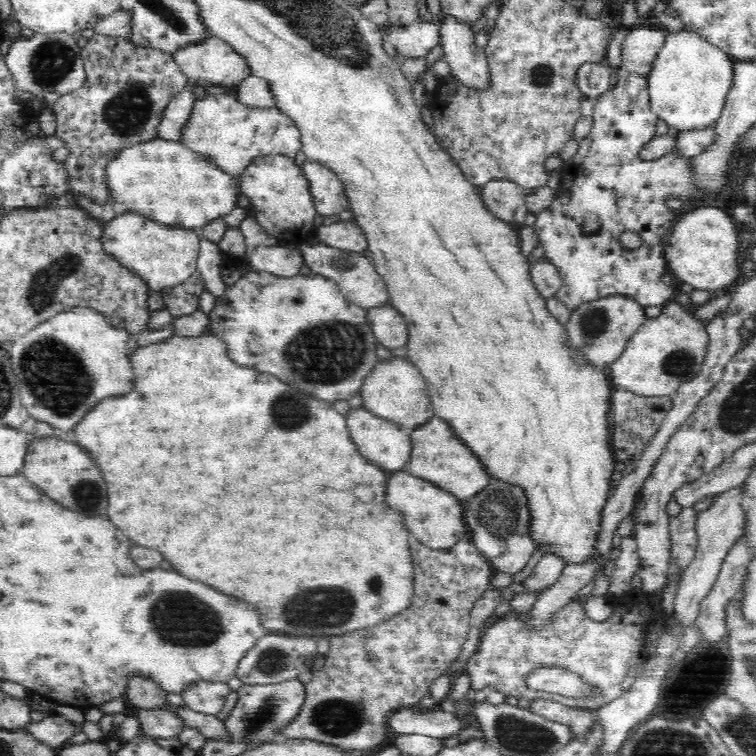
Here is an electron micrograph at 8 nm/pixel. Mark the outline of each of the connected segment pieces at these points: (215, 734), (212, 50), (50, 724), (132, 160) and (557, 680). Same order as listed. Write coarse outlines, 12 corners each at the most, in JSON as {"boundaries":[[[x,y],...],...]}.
{"boundaries":[[[172,709],[180,713],[186,726],[200,731],[207,739],[230,742],[232,733],[217,715]],[[216,36],[174,52],[191,86],[230,88],[251,75]],[[62,715],[23,729],[38,742],[55,750],[68,744],[80,730]],[[158,137],[106,166],[118,210],[195,231],[230,214],[238,176]],[[538,668],[527,678],[535,690],[568,698],[598,696],[582,677]]]}

